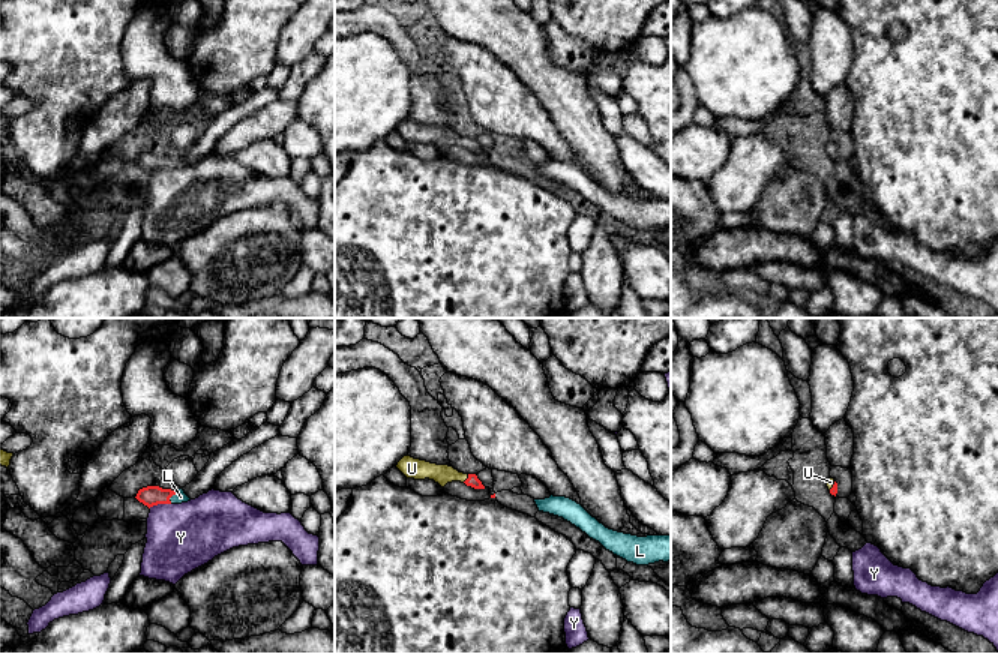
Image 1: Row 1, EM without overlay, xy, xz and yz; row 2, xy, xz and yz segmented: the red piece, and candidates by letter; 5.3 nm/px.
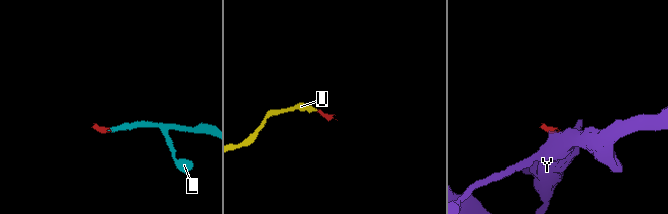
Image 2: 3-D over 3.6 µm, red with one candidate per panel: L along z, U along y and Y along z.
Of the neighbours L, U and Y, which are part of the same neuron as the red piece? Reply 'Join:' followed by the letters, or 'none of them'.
Join: L, U

